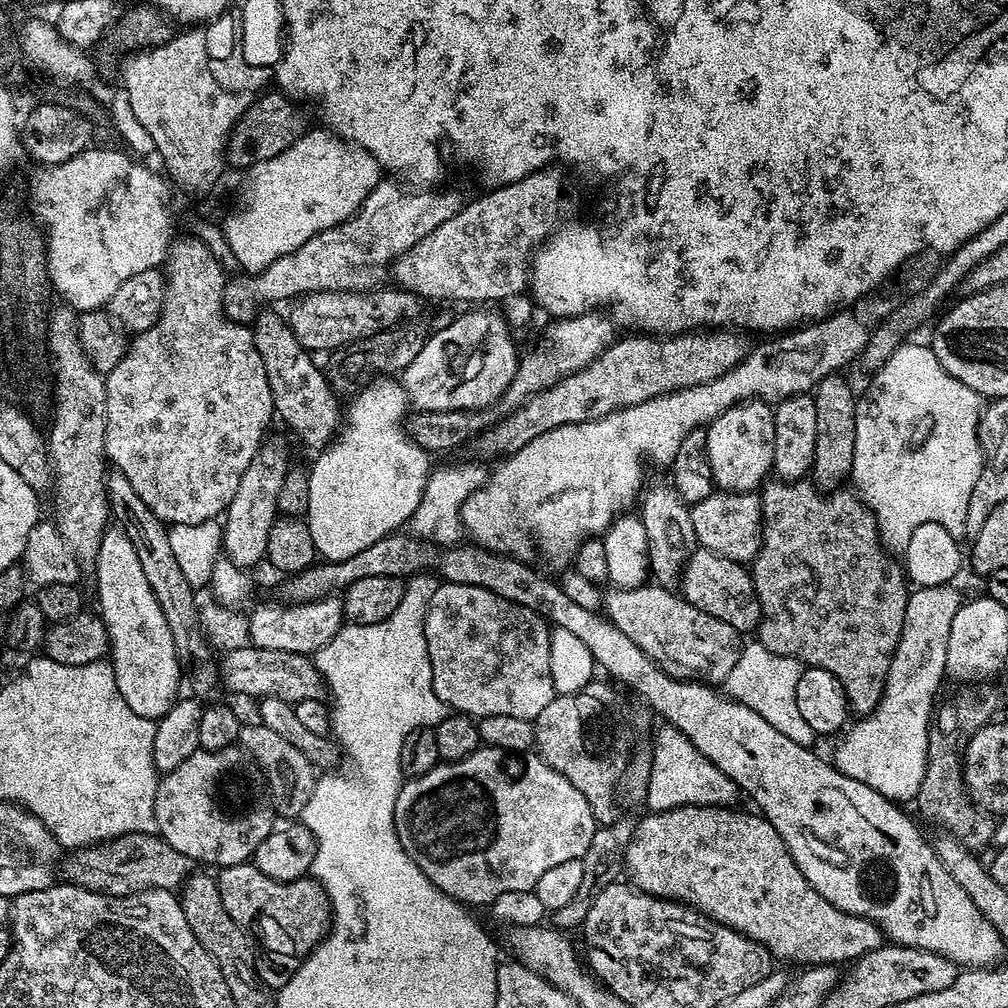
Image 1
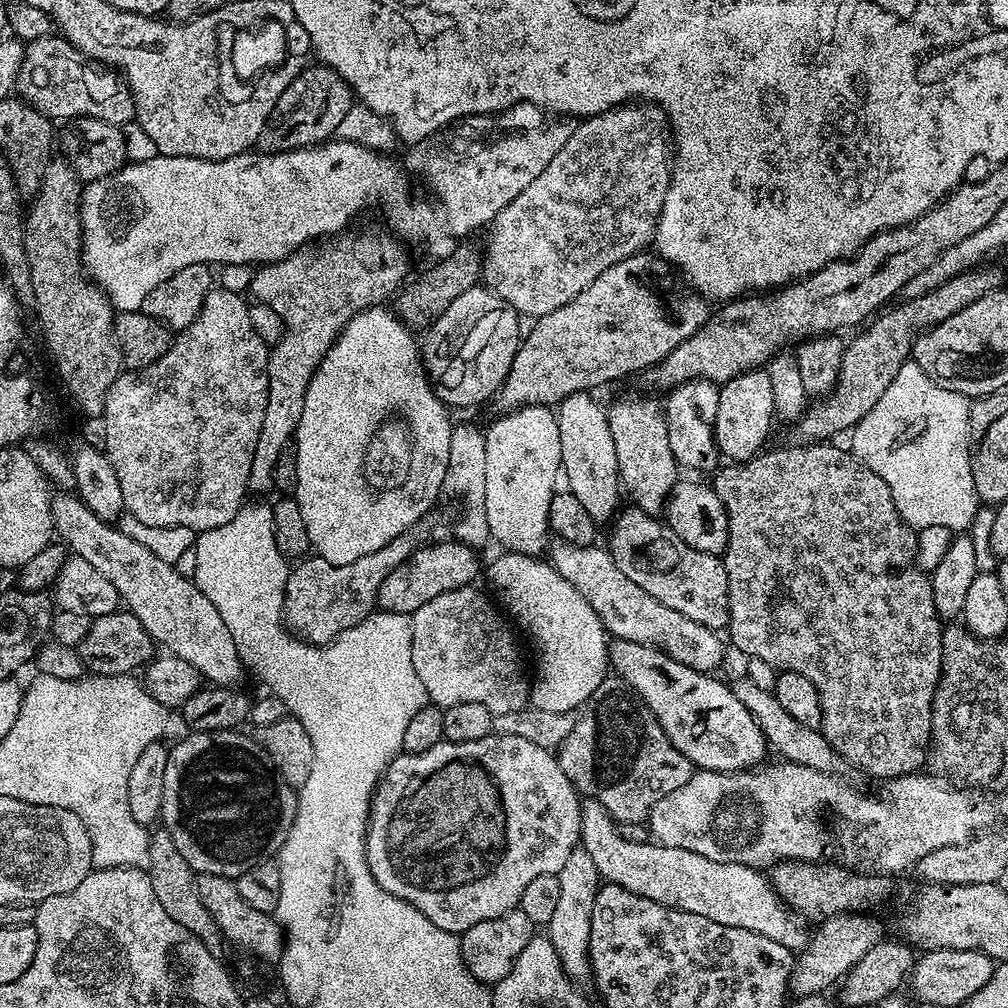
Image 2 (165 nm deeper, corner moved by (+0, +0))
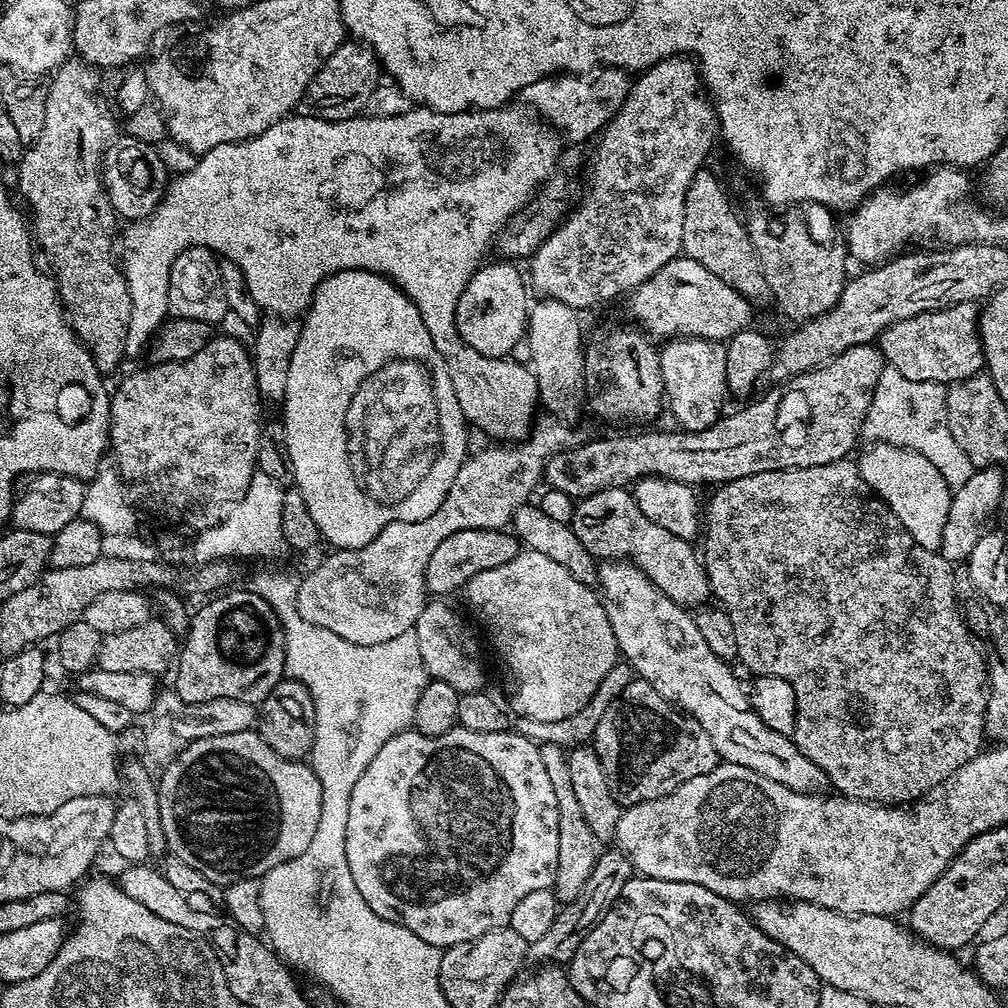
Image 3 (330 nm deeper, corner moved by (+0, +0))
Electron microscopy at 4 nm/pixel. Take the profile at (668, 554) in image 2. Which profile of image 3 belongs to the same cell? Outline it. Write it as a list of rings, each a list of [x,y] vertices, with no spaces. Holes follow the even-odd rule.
[[[627,487],[598,490],[598,494],[577,499],[575,506],[570,527],[590,555],[606,562],[626,560],[636,564],[642,574],[646,574],[646,578],[650,578],[650,582],[654,582],[654,586],[678,606],[696,610],[709,603],[712,587],[697,549],[695,552],[689,541],[650,522],[650,518],[638,510],[638,502]]]

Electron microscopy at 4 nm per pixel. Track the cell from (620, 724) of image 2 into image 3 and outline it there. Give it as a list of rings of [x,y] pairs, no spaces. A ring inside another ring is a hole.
[[[633,678],[630,686],[626,686],[626,690],[622,690],[622,694],[614,698],[610,706],[606,706],[606,714],[598,718],[598,726],[590,744],[596,749],[598,762],[602,762],[602,774],[606,774],[610,794],[622,806],[662,798],[682,786],[682,782],[690,782],[690,778],[710,774],[710,770],[721,763],[718,750],[714,750],[714,742],[710,742],[706,730],[698,726],[696,719],[689,712],[681,712],[676,705],[662,698],[662,694],[654,690],[654,686],[639,678]]]

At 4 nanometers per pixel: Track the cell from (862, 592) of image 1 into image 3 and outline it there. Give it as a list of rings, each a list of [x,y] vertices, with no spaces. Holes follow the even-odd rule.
[[[845,458],[838,462],[830,462],[826,466],[806,466],[805,468],[791,468],[790,470],[770,470],[766,474],[750,474],[750,478],[738,478],[728,484],[721,484],[715,489],[716,492],[706,500],[706,527],[702,532],[704,540],[704,552],[702,548],[702,559],[704,568],[708,571],[708,581],[712,587],[712,596],[717,600],[719,607],[724,609],[726,614],[730,614],[730,623],[734,626],[734,635],[738,641],[738,660],[744,663],[752,671],[753,677],[773,676],[774,678],[786,678],[790,686],[794,686],[794,698],[796,699],[796,729],[792,731],[791,738],[810,758],[810,762],[818,765],[822,771],[828,775],[828,783],[839,795],[846,796],[850,800],[869,800],[872,804],[886,804],[889,806],[908,806],[917,800],[925,799],[933,790],[939,789],[951,776],[956,775],[956,771],[966,762],[970,762],[981,752],[986,744],[986,733],[984,730],[984,715],[986,714],[986,702],[988,694],[986,685],[988,683],[988,665],[985,653],[980,653],[977,637],[971,628],[968,627],[963,616],[960,614],[960,606],[956,602],[956,568],[953,561],[941,556],[935,548],[918,546],[914,538],[898,522],[898,518],[888,508],[887,504],[872,491],[872,487],[865,482],[860,473],[859,463]]]

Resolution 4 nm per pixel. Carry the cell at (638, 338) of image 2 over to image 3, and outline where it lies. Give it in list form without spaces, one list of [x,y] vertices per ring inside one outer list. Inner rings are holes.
[[[686,255],[666,262],[646,282],[627,293],[628,316],[649,337],[661,336],[667,342],[677,338],[690,340],[718,340],[727,342],[734,334],[753,327],[753,301],[748,300],[734,286],[726,286],[718,274],[710,274],[702,262],[694,262]]]

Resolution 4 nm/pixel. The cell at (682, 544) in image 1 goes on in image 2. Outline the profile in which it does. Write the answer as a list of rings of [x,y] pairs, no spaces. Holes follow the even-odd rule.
[[[624,396],[612,405],[608,404],[606,411],[623,491],[632,495],[631,503],[635,507],[641,508],[648,516],[659,517],[665,511],[668,495],[678,482],[678,465],[674,450],[670,450],[670,434],[666,434],[661,401],[651,400],[648,396]]]

